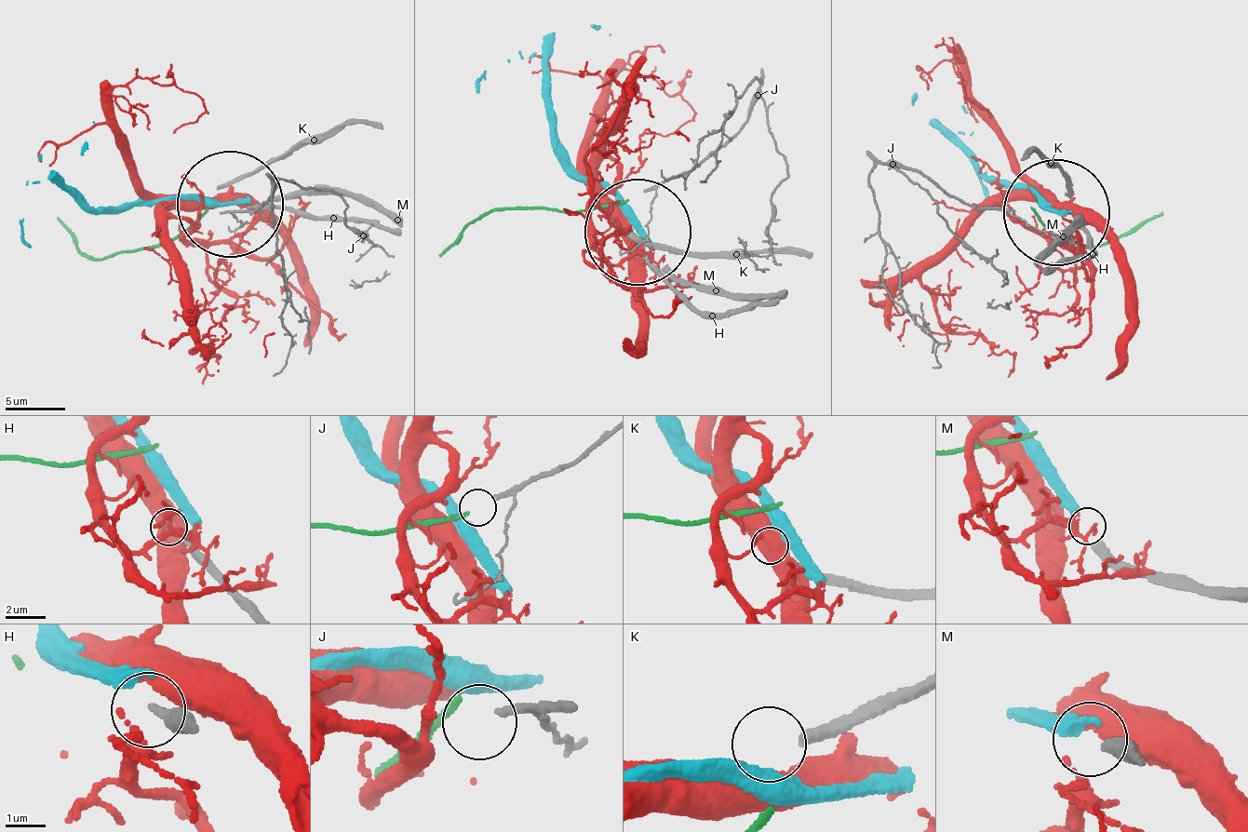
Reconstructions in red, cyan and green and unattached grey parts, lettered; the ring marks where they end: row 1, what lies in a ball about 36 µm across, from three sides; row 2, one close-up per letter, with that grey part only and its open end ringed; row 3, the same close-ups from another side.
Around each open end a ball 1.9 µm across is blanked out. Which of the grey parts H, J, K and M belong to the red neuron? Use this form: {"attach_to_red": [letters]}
{"attach_to_red": []}

